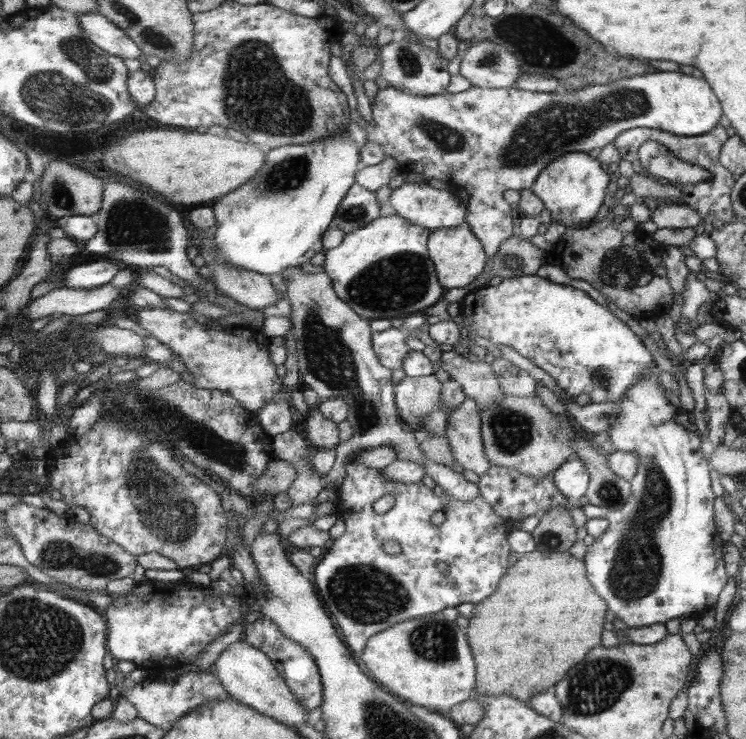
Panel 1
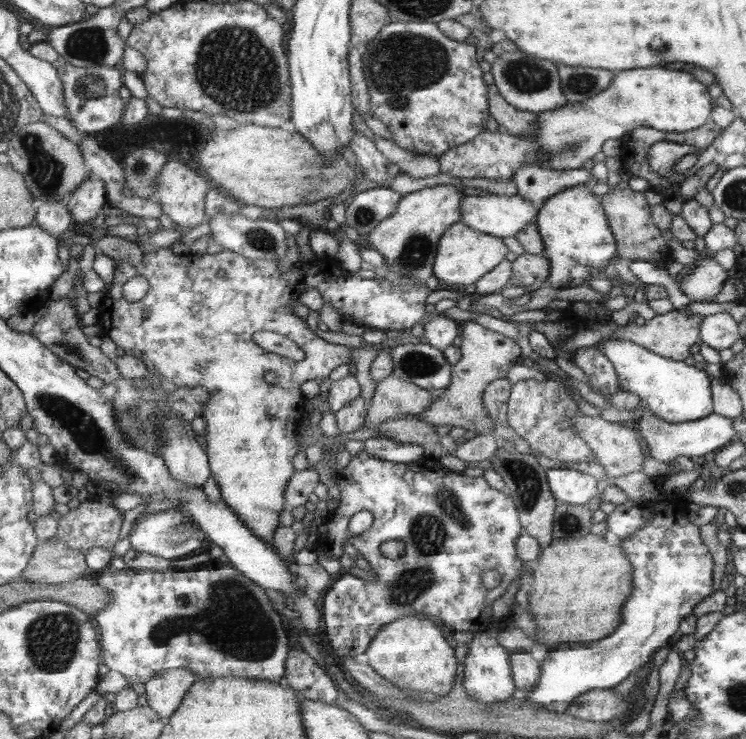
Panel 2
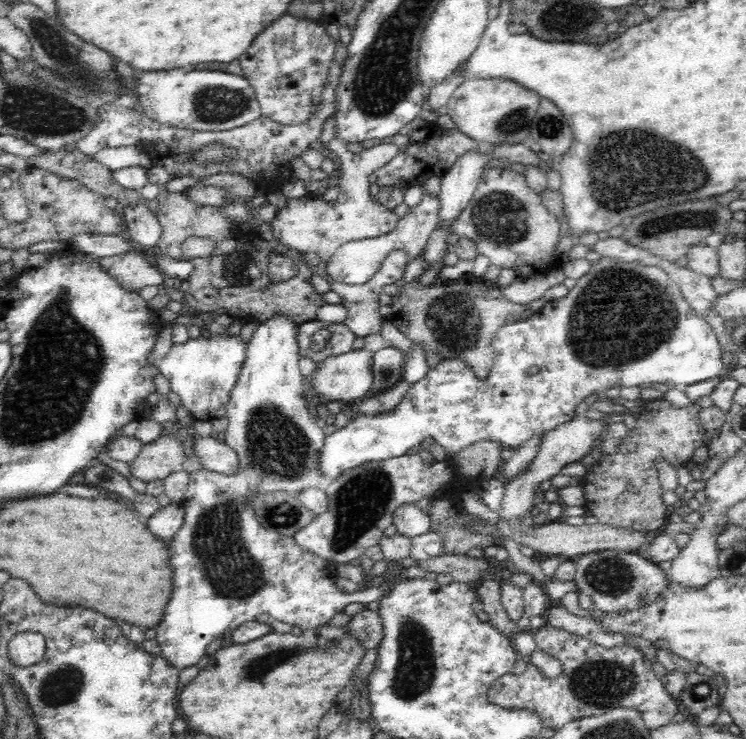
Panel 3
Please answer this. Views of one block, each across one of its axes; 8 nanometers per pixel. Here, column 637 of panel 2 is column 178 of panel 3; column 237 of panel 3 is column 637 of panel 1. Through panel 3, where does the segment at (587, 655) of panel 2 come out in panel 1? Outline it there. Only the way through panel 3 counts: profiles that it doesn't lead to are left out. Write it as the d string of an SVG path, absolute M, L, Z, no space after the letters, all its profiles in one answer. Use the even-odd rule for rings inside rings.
M657 380L639 382L629 394L631 396L619 404L591 402L583 406L575 400L575 396L565 392L565 398L561 398L561 402L567 406L565 414L579 426L579 430L587 432L589 436L607 432L611 436L607 448L619 452L635 452L641 458L639 472L633 480L633 494L627 506L623 506L621 510L607 510L595 508L595 504L587 504L583 512L589 520L599 516L611 520L607 534L591 544L585 558L589 568L589 580L593 582L597 592L609 602L609 608L617 616L617 620L627 624L627 628L645 628L653 624L667 624L667 620L689 612L699 612L717 600L721 588L727 582L721 560L721 546L725 546L725 540L719 538L719 532L715 532L715 496L711 492L711 476L705 456L699 450L697 434L687 432L683 426L673 422L675 410L671 404L665 402L665 388Z

